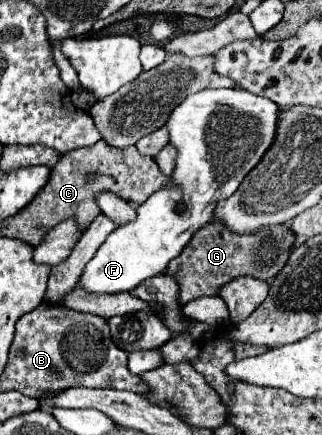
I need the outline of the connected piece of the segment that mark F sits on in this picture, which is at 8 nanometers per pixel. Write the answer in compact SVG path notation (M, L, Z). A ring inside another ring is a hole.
M239 88L201 90L187 96L171 112L167 120L167 128L171 132L171 144L177 148L175 170L167 186L163 186L161 190L151 194L147 202L137 206L137 218L131 224L119 226L107 236L103 246L97 250L95 258L89 260L89 264L85 266L83 276L79 280L81 286L89 292L107 292L107 294L129 292L135 286L139 286L143 280L161 274L167 268L167 264L173 258L177 258L181 250L191 242L193 234L213 220L215 204L235 194L247 172L251 172L251 168L255 168L255 164L259 164L259 160L267 154L267 148L271 148L271 144L275 142L279 112L281 108L275 102ZM179 204L185 204L185 210L179 210Z

